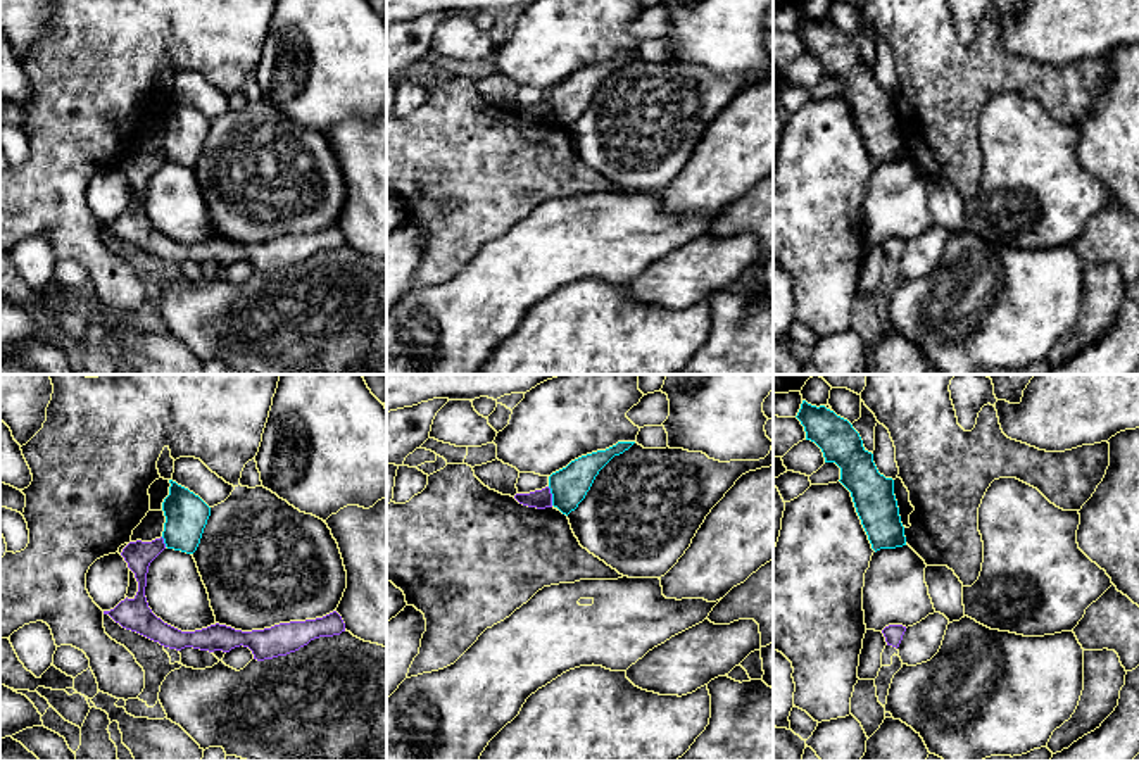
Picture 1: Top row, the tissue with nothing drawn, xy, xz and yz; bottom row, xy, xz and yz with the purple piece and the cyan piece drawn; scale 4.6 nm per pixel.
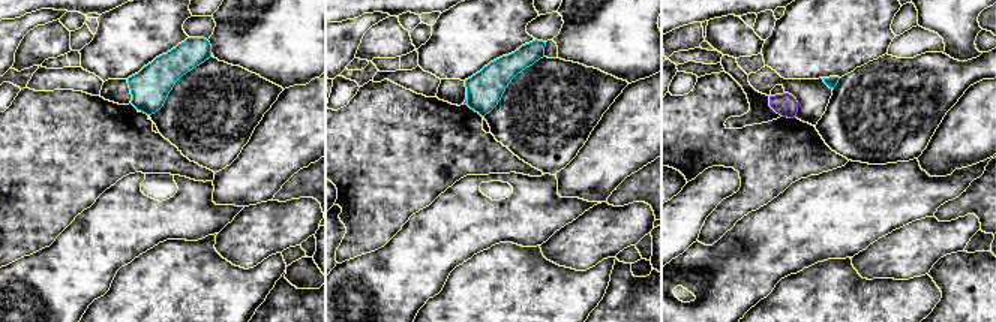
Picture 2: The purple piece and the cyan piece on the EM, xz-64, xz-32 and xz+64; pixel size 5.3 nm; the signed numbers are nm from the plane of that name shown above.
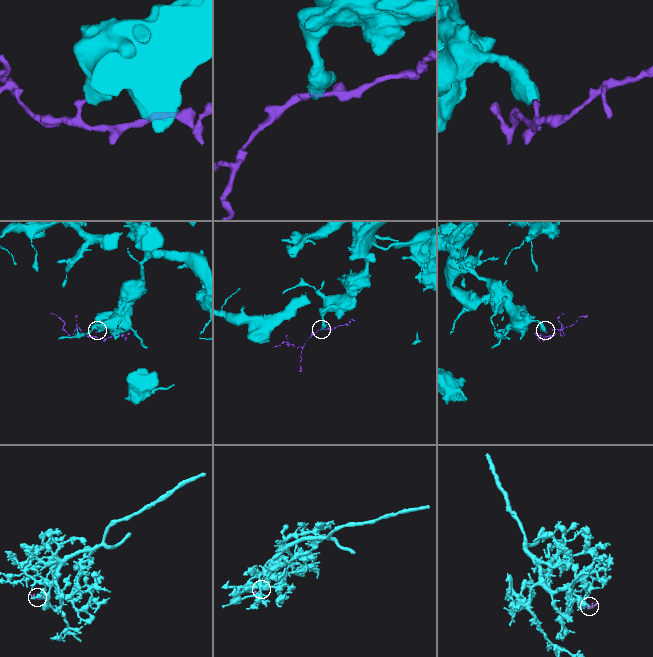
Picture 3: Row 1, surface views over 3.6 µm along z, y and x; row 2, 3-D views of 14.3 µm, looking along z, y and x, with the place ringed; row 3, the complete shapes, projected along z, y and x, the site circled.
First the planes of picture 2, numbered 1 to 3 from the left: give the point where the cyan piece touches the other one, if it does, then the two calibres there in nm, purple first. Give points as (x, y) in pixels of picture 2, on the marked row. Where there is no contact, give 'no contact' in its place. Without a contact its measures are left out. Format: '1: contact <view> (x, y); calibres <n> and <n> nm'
1: no contact
2: contact xz-32 (465, 101); calibres 20 and 200 nm
3: no contact

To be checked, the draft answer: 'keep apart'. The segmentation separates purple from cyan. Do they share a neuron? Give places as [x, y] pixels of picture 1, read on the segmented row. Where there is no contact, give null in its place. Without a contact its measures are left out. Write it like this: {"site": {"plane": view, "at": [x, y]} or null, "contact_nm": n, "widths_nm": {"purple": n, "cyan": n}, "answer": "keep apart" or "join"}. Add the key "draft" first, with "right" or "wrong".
{"draft": "right", "site": {"plane": "xz", "at": [551, 496]}, "contact_nm": 90, "widths_nm": {"purple": 90, "cyan": 170}, "answer": "keep apart"}

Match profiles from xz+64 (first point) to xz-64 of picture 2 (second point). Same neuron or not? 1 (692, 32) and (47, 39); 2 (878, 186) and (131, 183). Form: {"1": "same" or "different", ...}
{"1": "different", "2": "same"}

